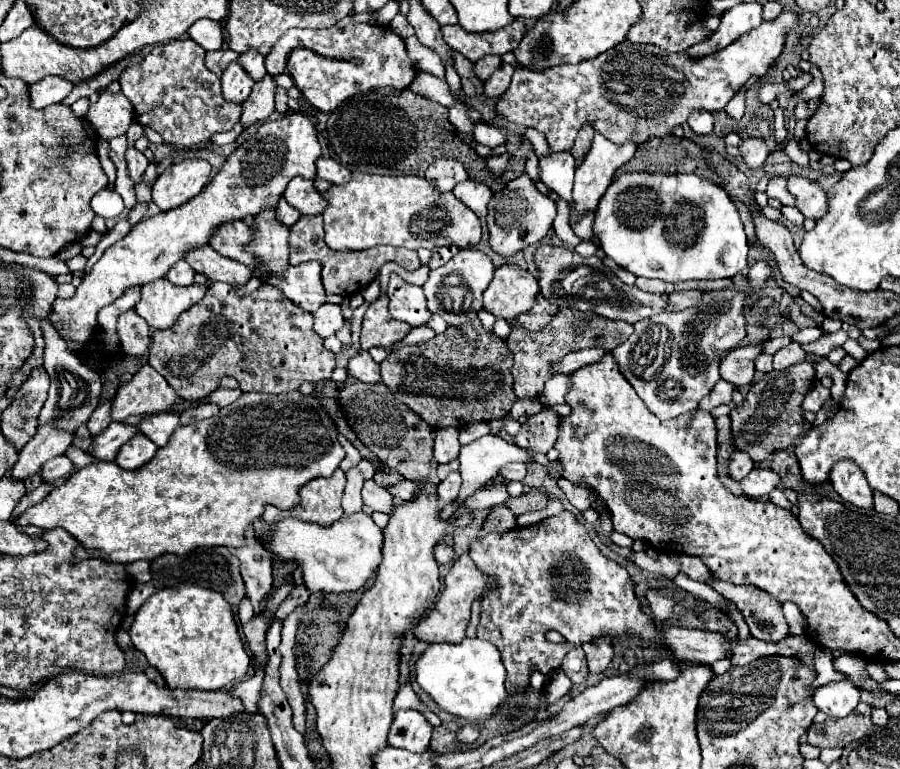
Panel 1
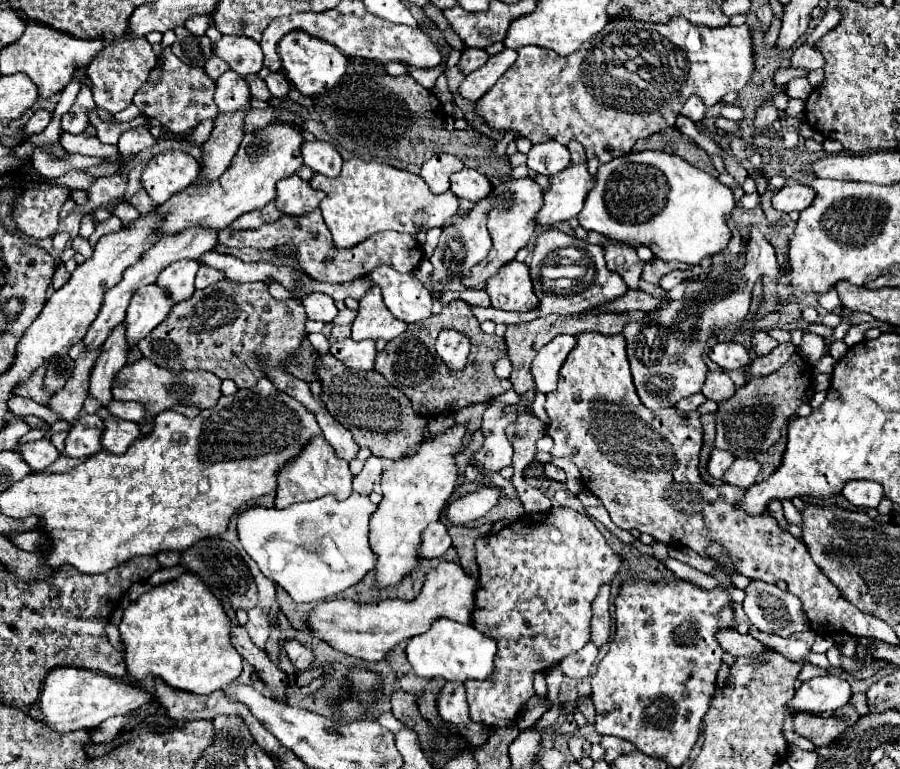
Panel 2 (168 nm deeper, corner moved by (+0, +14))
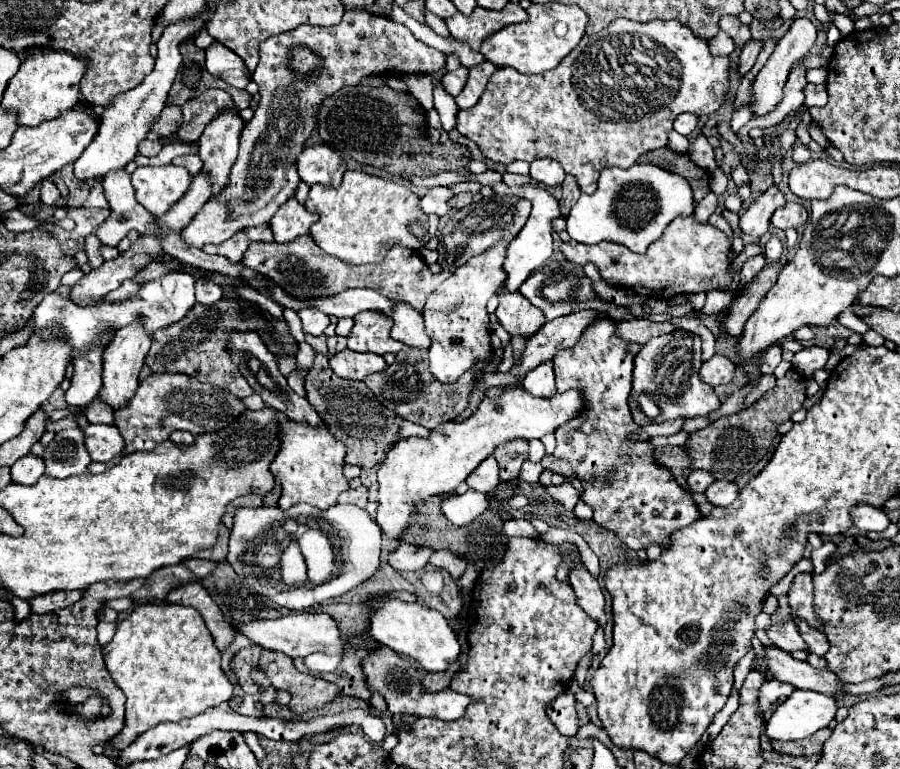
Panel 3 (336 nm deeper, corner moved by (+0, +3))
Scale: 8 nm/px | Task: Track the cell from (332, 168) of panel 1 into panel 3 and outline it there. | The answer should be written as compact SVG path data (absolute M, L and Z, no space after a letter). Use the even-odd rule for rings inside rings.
M311 144L297 158L297 172L301 180L309 186L323 184L337 188L347 170L343 158L331 150L327 144Z

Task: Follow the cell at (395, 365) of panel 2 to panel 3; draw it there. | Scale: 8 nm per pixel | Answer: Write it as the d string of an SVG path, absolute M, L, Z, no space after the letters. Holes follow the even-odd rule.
M403 346L395 358L395 364L387 366L383 372L367 376L363 382L367 384L367 388L371 388L371 392L377 396L377 400L383 406L397 412L403 420L409 420L409 422L415 422L415 424L421 424L421 426L433 430L443 422L455 420L467 408L467 400L473 390L473 380L475 380L475 376L471 372L467 372L451 386L441 384L429 372L427 350Z

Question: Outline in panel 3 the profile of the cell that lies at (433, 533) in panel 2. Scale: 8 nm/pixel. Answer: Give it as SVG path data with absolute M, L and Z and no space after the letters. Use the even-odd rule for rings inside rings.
M399 544L393 552L389 552L387 562L399 570L399 572L407 572L407 570L421 570L429 564L429 556L433 554L431 548L427 546L411 546L411 544Z

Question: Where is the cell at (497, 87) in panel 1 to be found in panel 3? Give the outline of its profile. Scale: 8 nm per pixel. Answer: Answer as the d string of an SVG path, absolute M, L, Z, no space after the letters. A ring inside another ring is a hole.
M481 62L481 64L469 68L467 84L465 84L463 92L455 98L455 102L457 102L457 106L459 106L461 110L471 108L471 106L477 104L477 100L481 98L481 94L483 94L483 90L485 90L485 84L487 84L489 76L491 76L495 70L497 70L497 68L495 68L493 64L489 64L489 62Z

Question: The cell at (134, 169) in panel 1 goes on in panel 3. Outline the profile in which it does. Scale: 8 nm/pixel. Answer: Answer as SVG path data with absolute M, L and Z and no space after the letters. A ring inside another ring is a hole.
M143 140L141 144L139 144L139 154L143 154L143 156L157 156L159 152L161 152L161 148L163 148L163 144L157 140L157 142L151 142L151 140Z

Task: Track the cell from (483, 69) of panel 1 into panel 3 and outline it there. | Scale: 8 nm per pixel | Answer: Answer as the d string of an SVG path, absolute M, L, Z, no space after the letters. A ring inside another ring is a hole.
M459 66L455 72L447 72L441 80L443 90L451 96L457 96L467 82L467 74L469 74L469 68L465 68L465 66Z

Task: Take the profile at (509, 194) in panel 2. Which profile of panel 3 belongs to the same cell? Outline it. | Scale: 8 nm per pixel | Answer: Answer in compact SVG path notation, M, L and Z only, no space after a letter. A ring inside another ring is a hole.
M501 242L495 248L487 250L483 256L473 256L471 260L467 260L467 264L463 264L463 268L457 268L453 276L449 276L443 284L439 284L439 288L435 288L435 292L431 292L427 298L427 304L423 308L423 318L425 318L425 330L433 340L429 348L429 368L431 374L443 384L453 384L455 380L459 380L459 376L463 376L469 370L473 370L475 374L483 374L493 366L495 356L491 348L491 324L485 308L487 300L493 294L497 294L497 290L505 282L505 272L501 268L505 254L507 254L507 242Z

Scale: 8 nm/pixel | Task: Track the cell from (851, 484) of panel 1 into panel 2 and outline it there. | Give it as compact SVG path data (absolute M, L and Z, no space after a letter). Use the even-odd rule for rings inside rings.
M849 481L841 493L849 503L857 507L867 507L867 509L877 507L883 497L883 489L873 481Z

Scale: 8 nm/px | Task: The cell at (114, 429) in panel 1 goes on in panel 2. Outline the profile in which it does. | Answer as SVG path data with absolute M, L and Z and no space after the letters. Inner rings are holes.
M83 415L73 423L69 437L65 441L63 455L67 457L89 457L99 451L103 437L103 419L99 415Z

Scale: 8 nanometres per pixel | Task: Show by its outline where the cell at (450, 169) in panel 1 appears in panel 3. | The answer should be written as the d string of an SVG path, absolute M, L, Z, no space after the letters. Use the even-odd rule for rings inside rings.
M445 186L429 188L427 196L421 198L419 206L421 206L421 210L425 214L435 214L435 216L441 218L441 216L445 216L451 210L451 206L449 206L449 198L451 196L453 196L453 192L449 188L445 188Z

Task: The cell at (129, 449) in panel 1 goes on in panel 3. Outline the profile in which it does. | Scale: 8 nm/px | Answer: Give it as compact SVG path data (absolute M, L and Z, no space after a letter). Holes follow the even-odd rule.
M85 426L81 428L85 434L85 448L93 462L109 462L123 452L123 438L115 426Z

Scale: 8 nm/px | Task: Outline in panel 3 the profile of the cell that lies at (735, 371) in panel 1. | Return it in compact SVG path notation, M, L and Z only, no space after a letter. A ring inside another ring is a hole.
M717 354L711 360L703 362L699 368L699 378L713 388L721 384L729 384L733 376L735 376L735 364L729 358Z

